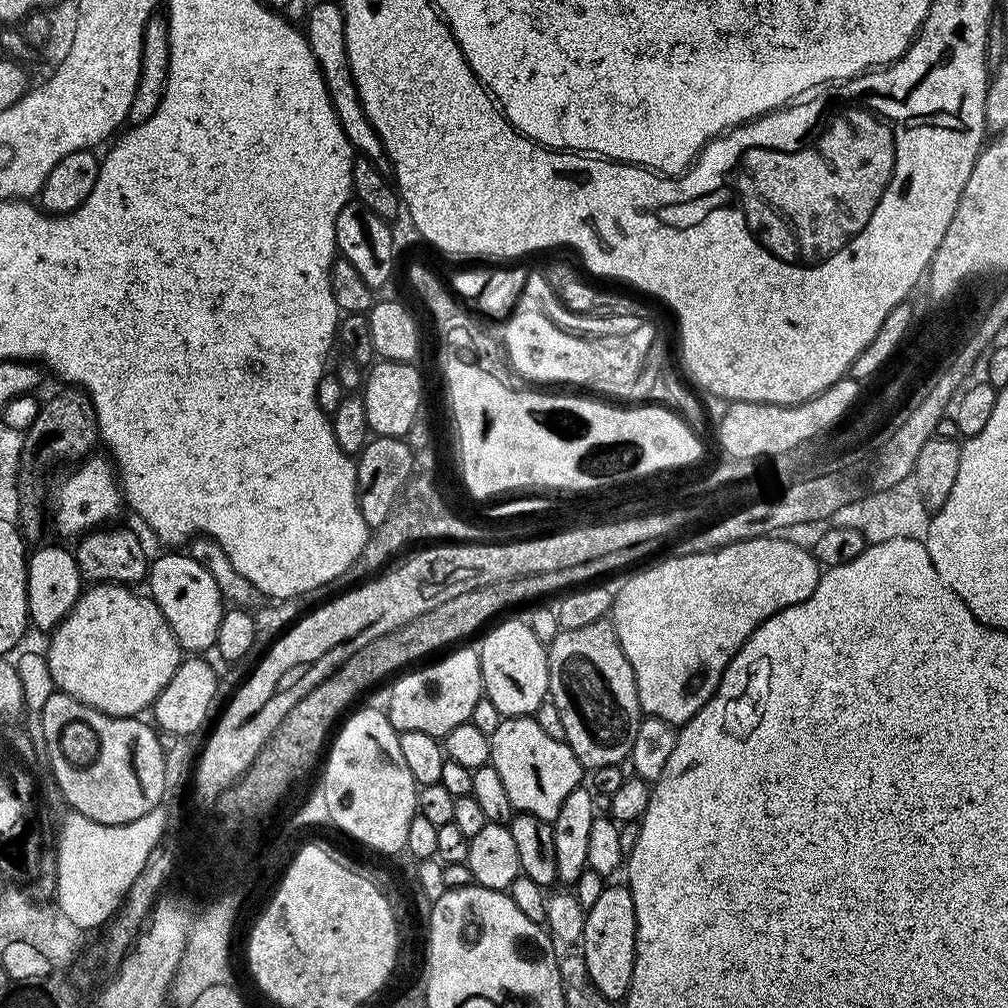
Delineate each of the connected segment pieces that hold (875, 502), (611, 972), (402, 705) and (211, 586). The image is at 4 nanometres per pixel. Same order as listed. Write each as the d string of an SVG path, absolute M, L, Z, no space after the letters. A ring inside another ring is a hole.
M904 475L897 479L894 486L869 491L869 496L857 495L856 499L846 506L834 510L830 521L831 527L856 530L858 534L864 536L868 544L890 542L894 538L921 537L925 533L926 510L913 477Z
M605 885L601 897L594 902L594 906L587 909L582 955L590 971L591 981L604 997L611 1000L627 997L633 978L633 958L636 956L636 915L633 894L627 885Z
M460 646L444 654L449 656L441 655L441 660L429 668L417 667L415 670L405 671L399 678L391 681L392 693L388 696L386 711L388 720L397 732L419 730L422 734L442 738L450 734L454 726L462 726L471 721L474 705L484 696L484 679L479 651L475 647L464 647L468 646Z
M172 550L169 552L172 552L169 554L169 556L160 556L157 558L157 560L155 557L155 559L153 559L151 563L149 563L148 575L146 577L146 585L148 584L149 588L147 588L147 591L150 593L152 601L155 602L158 606L158 610L160 611L160 613L163 614L163 616L166 618L166 622L170 626L170 630L174 634L174 638L176 639L176 641L178 641L178 643L180 644L181 649L183 649L183 651L188 654L204 654L204 651L206 651L207 648L209 651L215 649L216 647L216 639L218 638L218 622L222 622L222 614L224 613L224 611L226 611L226 601L224 597L220 595L220 591L218 590L218 582L214 582L214 578L210 574L210 570L206 565L194 562L194 558L190 555L181 554L181 556L179 556L179 554L176 553L179 551Z

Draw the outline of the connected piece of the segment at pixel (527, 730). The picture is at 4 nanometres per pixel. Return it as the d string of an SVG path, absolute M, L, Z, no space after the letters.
M509 716L501 719L498 730L491 736L494 770L502 777L506 795L516 812L525 812L549 822L558 818L562 802L570 798L575 788L581 787L582 769L574 750L558 738L542 731L532 716Z

